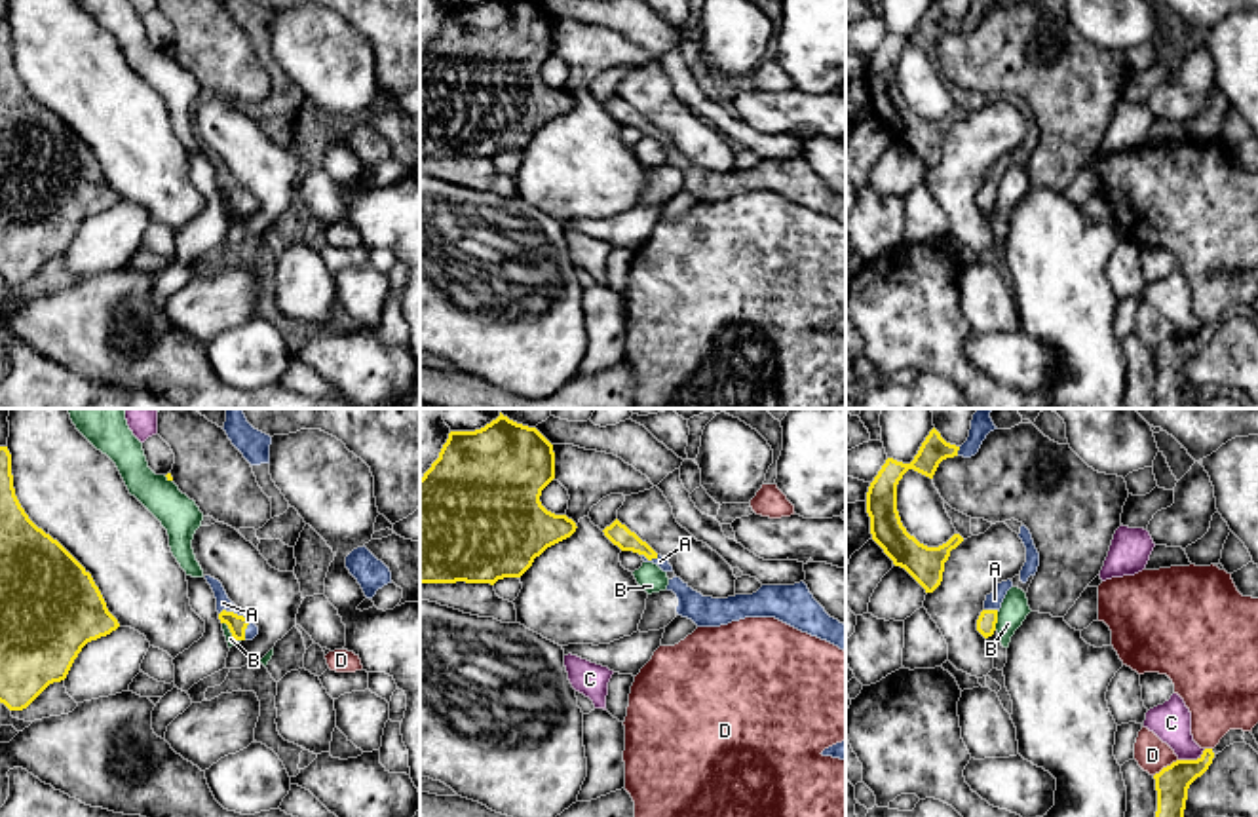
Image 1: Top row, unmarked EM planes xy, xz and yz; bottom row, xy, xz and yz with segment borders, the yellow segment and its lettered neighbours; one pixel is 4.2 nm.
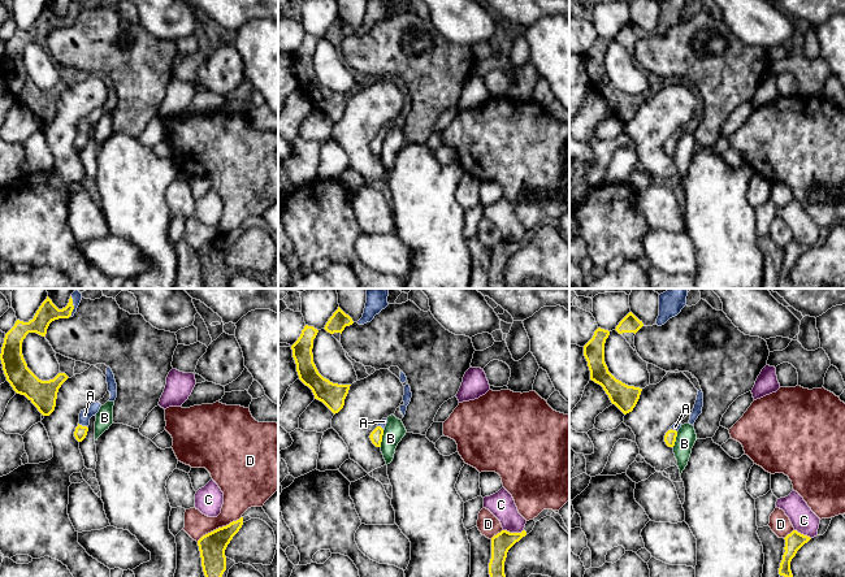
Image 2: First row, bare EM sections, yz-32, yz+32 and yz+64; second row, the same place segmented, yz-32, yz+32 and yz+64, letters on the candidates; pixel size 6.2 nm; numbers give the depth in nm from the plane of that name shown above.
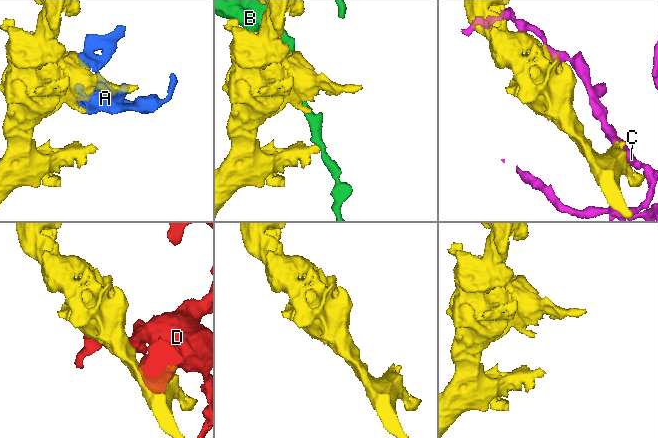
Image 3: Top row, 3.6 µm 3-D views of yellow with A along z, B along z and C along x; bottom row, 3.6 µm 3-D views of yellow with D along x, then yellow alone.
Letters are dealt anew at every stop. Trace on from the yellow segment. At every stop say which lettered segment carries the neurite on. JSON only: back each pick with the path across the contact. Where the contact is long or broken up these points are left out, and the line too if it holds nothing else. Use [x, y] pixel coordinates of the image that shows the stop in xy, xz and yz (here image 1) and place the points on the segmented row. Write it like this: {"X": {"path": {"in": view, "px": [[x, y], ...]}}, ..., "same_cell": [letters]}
{"same_cell": ["A"]}

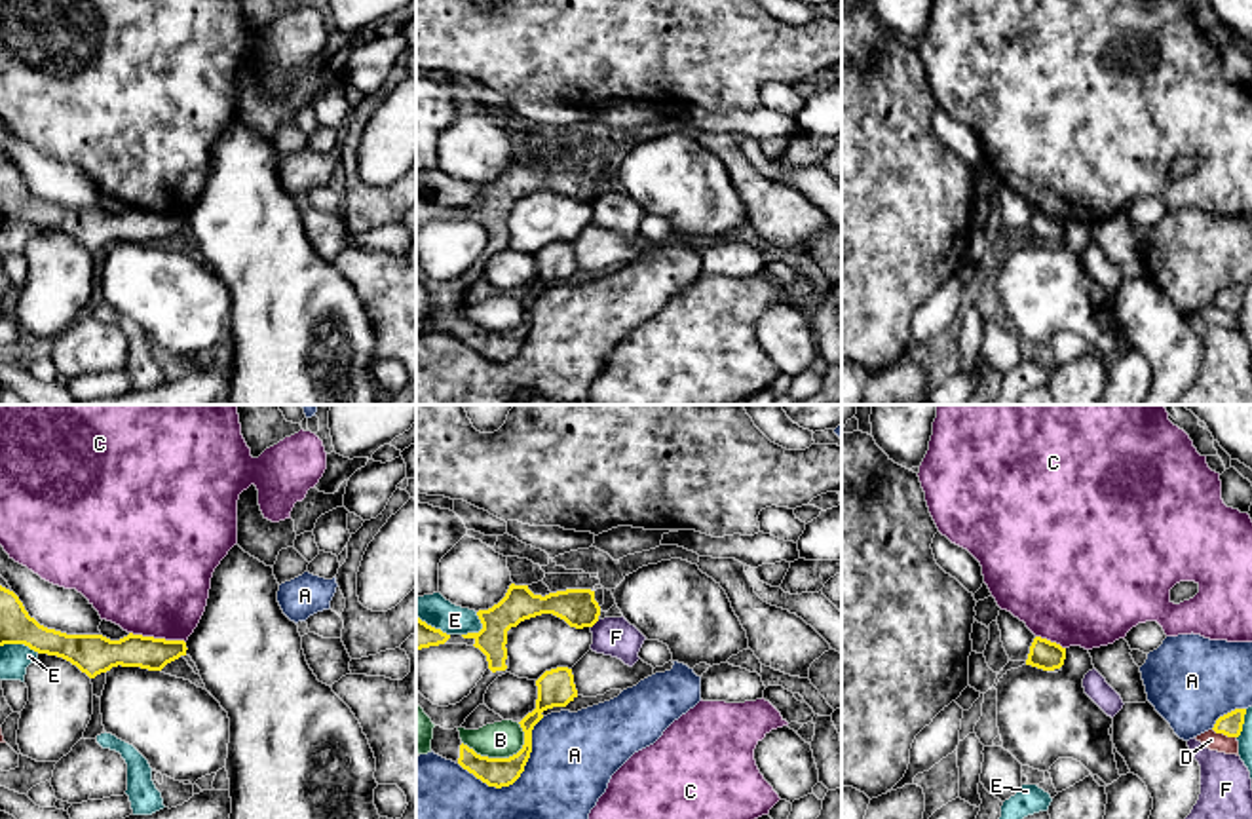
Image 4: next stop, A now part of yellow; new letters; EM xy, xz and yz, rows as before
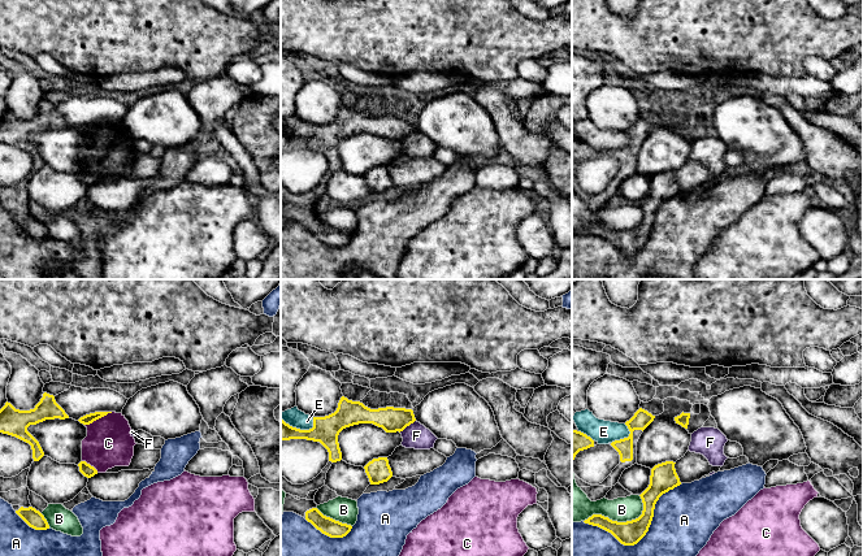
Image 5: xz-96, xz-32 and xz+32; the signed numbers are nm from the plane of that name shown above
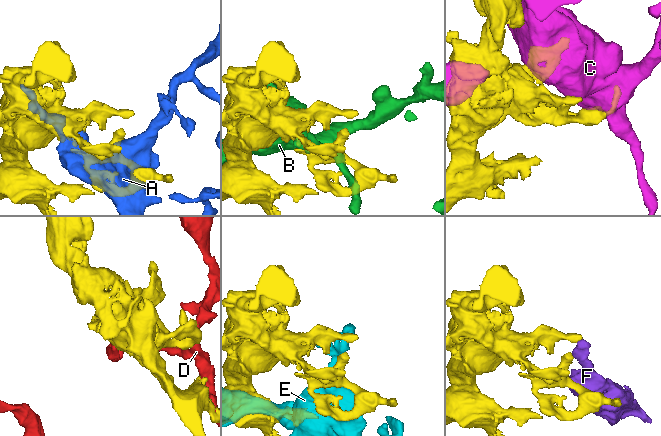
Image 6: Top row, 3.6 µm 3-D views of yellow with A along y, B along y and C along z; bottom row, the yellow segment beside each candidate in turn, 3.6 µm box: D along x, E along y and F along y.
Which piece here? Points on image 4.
{"same_cell": []}

